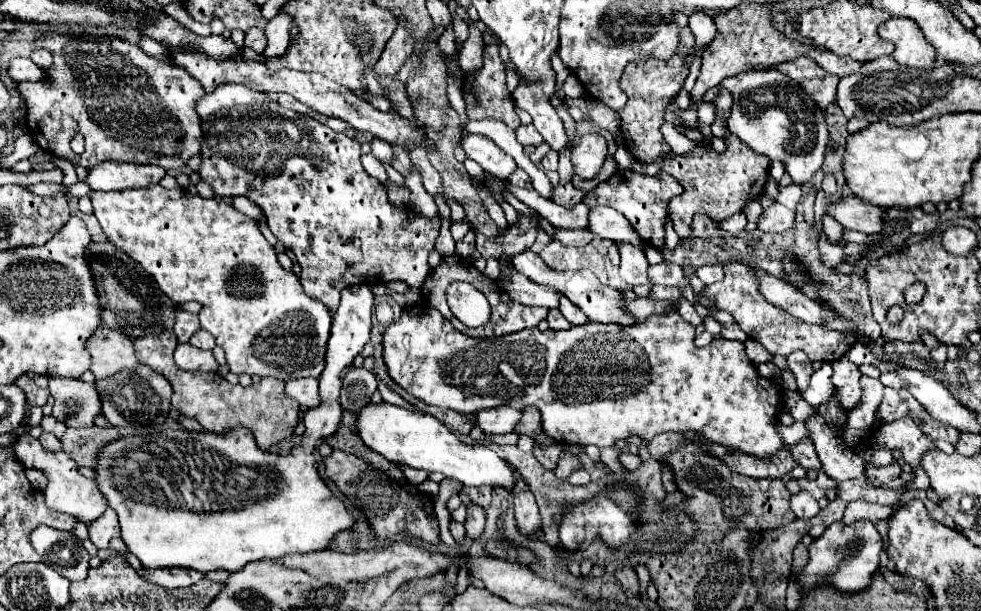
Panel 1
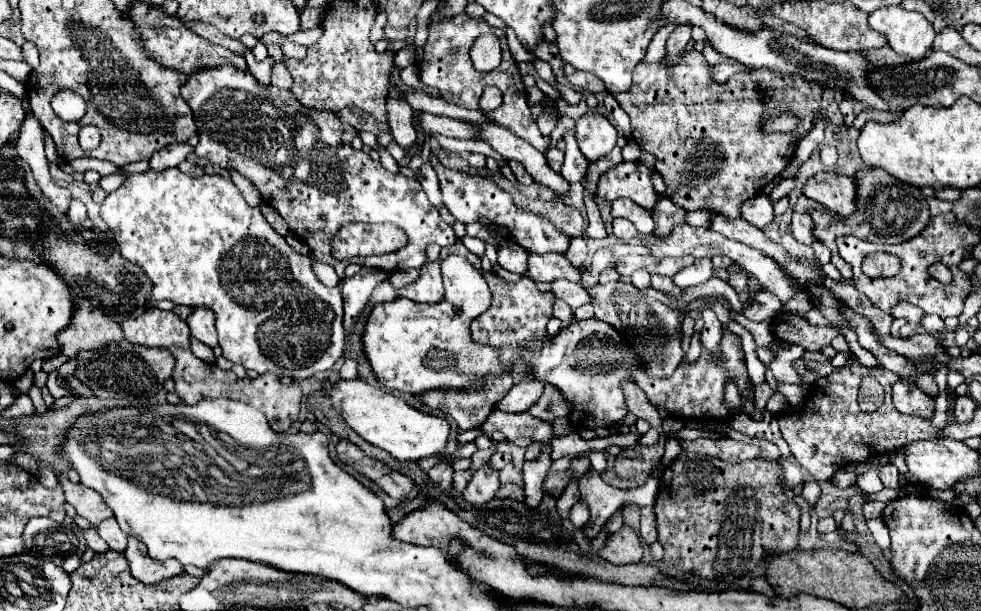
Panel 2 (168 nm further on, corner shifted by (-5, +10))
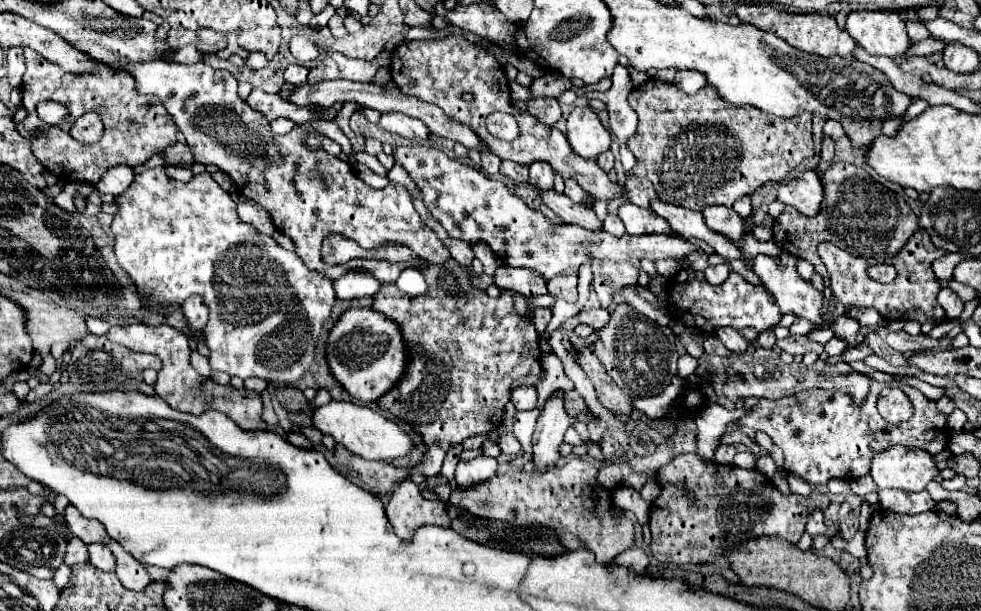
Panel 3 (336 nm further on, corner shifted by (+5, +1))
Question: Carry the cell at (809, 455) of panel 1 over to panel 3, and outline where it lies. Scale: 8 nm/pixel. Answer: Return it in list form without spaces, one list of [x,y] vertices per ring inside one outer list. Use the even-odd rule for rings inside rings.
[[[873,381],[864,409],[854,409],[850,397],[844,393],[824,389],[810,389],[776,401],[760,399],[752,407],[752,413],[742,419],[742,425],[754,431],[764,431],[774,445],[784,451],[784,469],[816,487],[824,487],[832,477],[856,479],[866,475],[872,457],[894,445],[918,447],[932,455],[944,451],[948,441],[946,415],[936,409],[936,403],[904,383],[902,389],[914,403],[914,415],[908,423],[886,425],[876,409],[876,397],[882,387],[882,383]]]

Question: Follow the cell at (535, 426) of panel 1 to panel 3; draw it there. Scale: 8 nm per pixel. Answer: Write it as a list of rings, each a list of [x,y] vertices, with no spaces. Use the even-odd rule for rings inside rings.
[[[562,391],[560,393],[562,397],[564,397],[564,409],[566,409],[566,413],[570,415],[570,417],[578,417],[584,409],[586,409],[586,403],[584,403],[584,399],[580,397],[580,393],[578,391]]]

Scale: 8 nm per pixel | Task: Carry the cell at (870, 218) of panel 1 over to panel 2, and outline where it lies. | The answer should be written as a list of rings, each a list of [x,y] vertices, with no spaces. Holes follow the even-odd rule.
[[[820,172],[812,176],[804,186],[802,194],[840,216],[850,216],[856,206],[856,184],[852,178],[836,172]]]

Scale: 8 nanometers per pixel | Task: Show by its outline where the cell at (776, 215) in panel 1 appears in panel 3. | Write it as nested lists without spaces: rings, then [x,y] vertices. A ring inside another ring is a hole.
[[[706,207],[704,211],[706,225],[732,241],[744,237],[744,219],[732,207]]]

